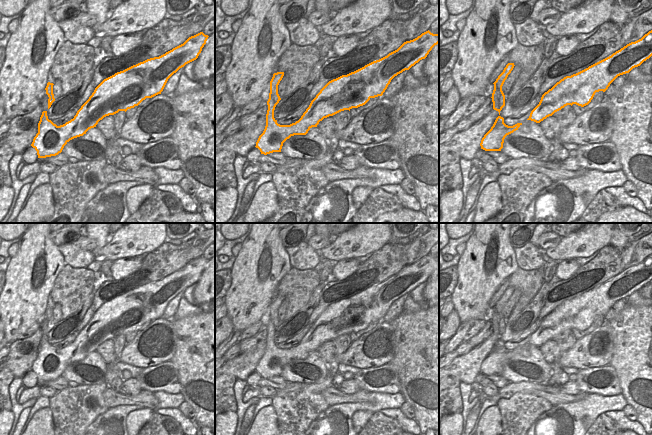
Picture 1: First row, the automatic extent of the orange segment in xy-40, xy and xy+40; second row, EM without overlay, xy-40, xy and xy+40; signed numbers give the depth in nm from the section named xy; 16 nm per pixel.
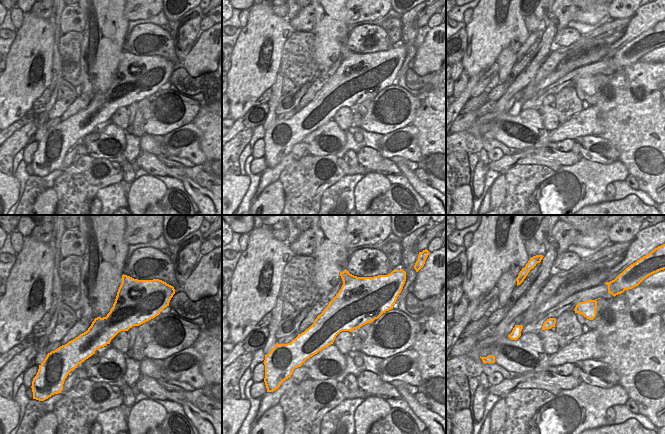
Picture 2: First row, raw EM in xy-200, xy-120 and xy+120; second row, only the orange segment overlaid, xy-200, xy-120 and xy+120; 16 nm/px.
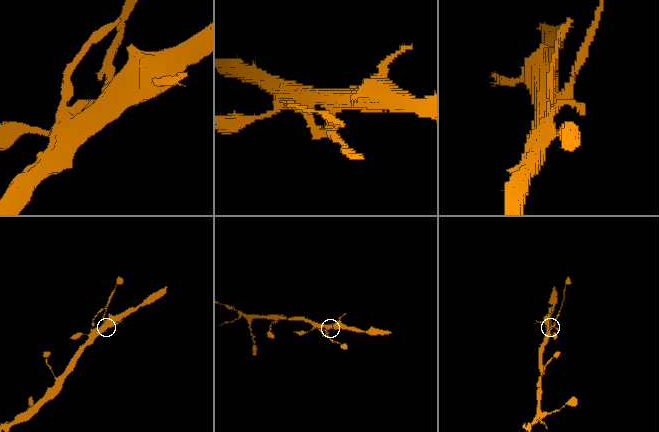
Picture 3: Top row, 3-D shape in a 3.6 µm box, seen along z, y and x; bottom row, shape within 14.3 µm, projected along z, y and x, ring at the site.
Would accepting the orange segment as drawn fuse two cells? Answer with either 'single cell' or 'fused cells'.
single cell

